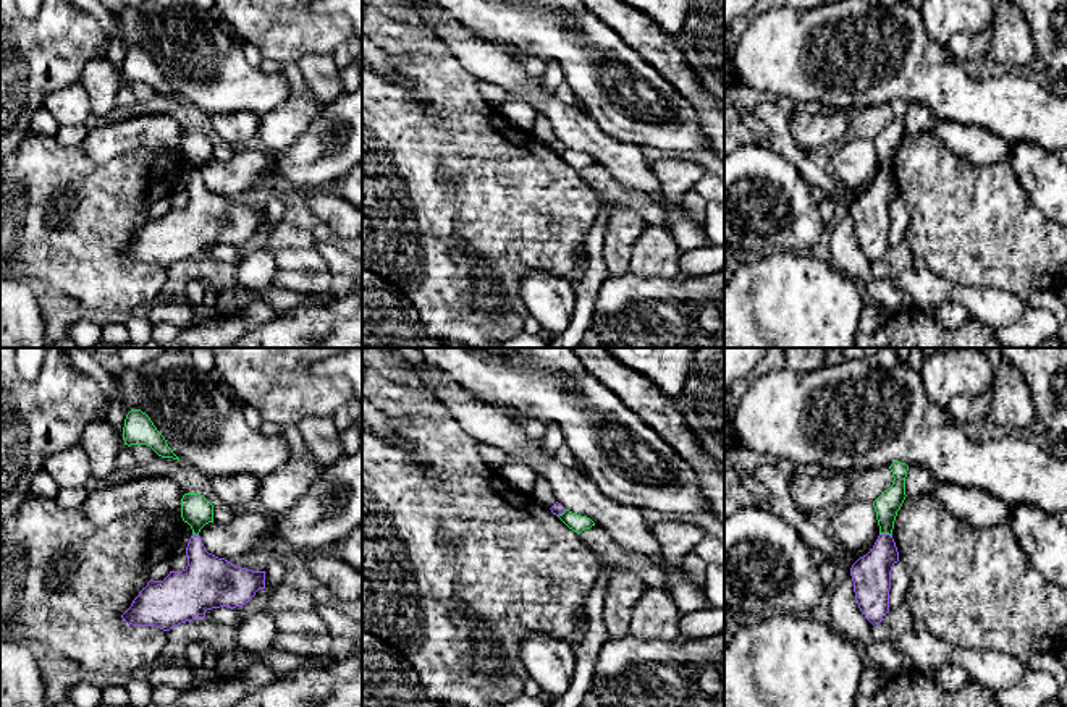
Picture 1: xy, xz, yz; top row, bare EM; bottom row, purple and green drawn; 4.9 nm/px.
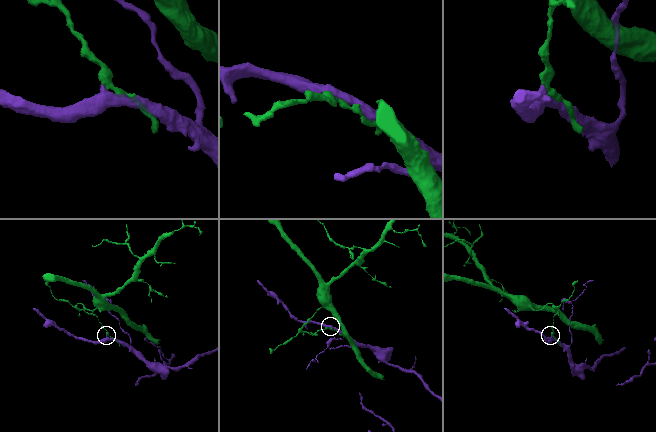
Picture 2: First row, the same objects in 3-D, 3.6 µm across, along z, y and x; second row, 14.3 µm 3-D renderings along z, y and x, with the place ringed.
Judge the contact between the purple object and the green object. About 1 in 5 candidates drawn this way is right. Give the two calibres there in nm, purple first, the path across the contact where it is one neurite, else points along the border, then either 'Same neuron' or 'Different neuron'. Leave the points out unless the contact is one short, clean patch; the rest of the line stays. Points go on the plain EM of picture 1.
Thickness 190 nm (purple) against 120 nm. Different neuron

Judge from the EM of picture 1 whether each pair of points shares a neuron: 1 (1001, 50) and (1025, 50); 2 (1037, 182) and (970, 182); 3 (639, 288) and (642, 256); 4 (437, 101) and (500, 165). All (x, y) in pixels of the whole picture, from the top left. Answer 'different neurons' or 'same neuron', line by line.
1: same neuron
2: different neurons
3: different neurons
4: same neuron

